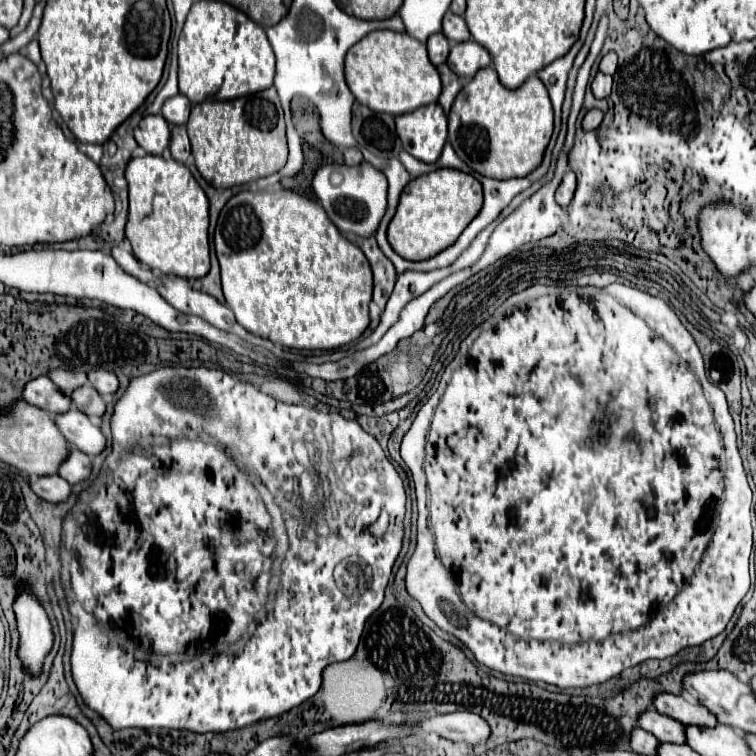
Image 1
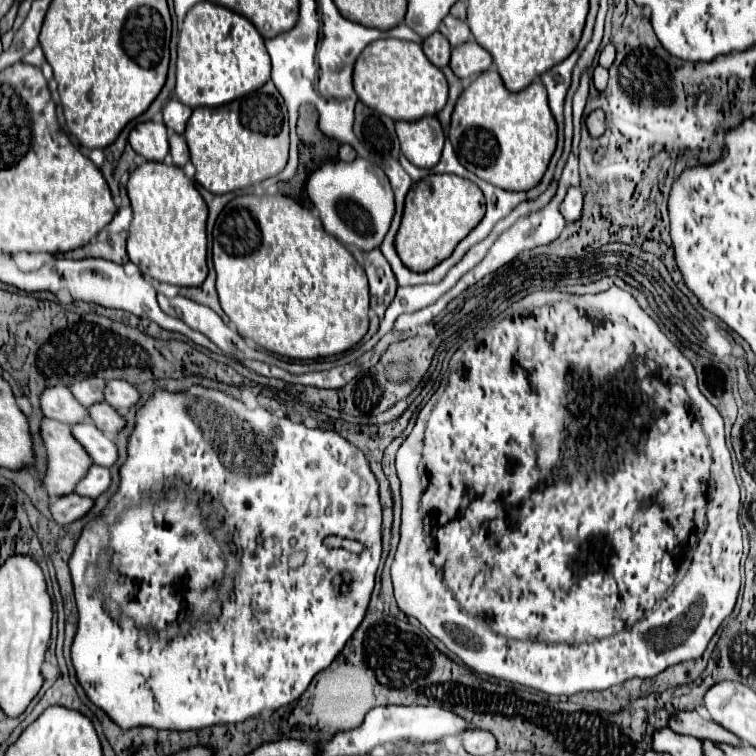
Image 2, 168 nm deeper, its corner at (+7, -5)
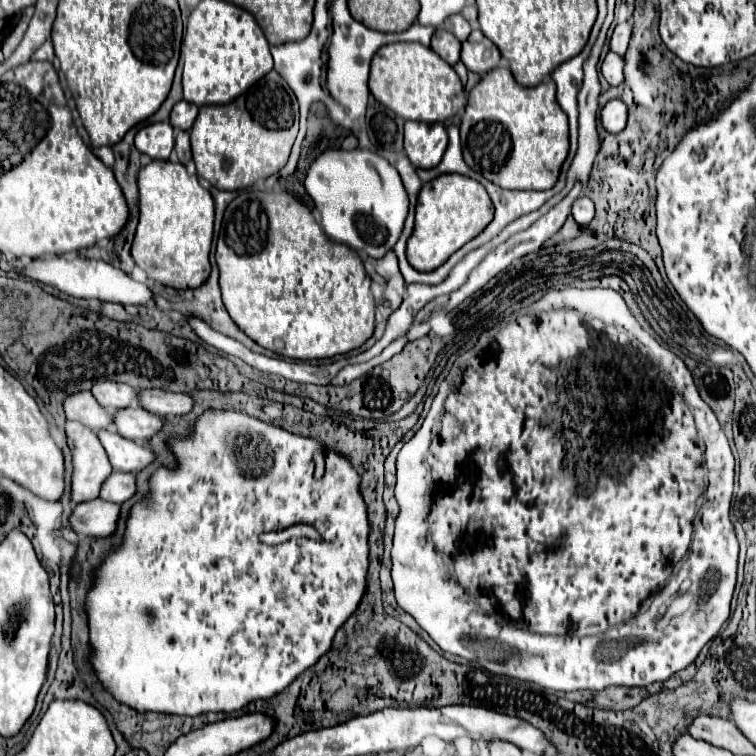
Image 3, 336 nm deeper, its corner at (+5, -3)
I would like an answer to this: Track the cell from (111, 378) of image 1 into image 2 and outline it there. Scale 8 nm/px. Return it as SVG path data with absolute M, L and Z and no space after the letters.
M108 380L104 386L104 400L112 408L130 408L138 400L138 390L124 380Z

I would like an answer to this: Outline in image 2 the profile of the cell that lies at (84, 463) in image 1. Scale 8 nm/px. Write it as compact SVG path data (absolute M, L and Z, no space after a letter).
M98 464L90 466L86 476L76 484L76 494L78 496L88 496L88 498L98 498L110 484L110 472L108 468L102 468Z

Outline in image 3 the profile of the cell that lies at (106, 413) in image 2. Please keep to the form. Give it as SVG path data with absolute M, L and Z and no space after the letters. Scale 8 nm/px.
M124 408L116 412L114 416L114 426L118 434L124 438L136 440L136 442L146 442L150 440L156 432L162 430L164 418L148 412L146 408Z

